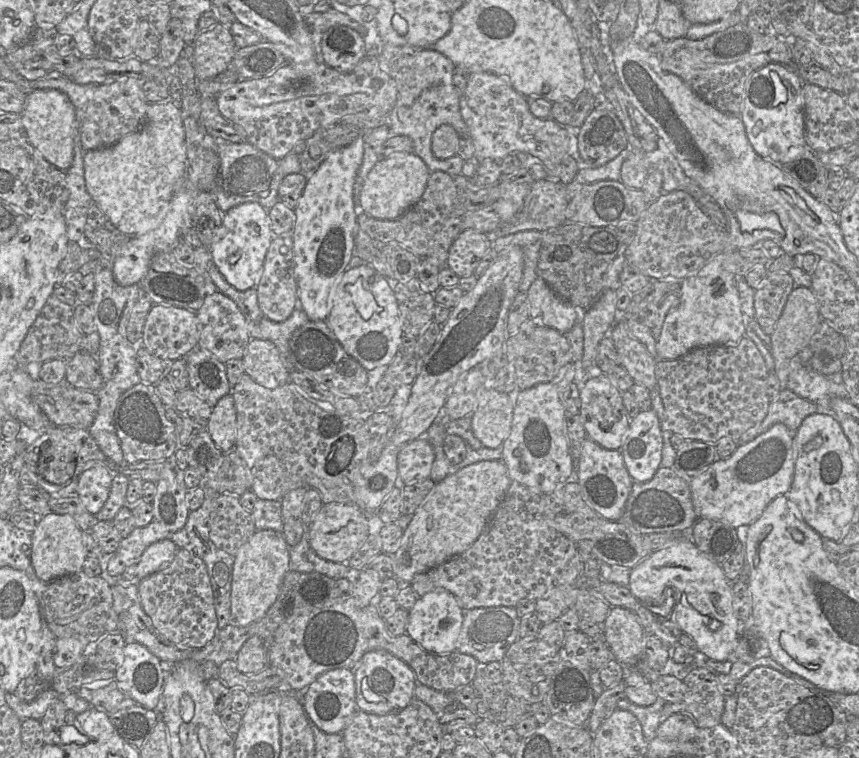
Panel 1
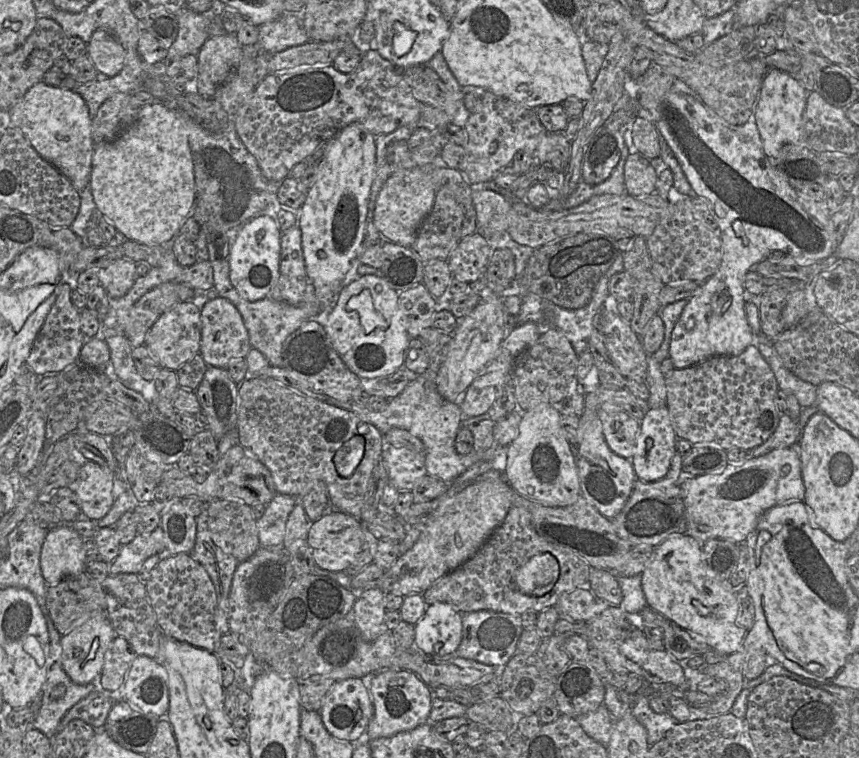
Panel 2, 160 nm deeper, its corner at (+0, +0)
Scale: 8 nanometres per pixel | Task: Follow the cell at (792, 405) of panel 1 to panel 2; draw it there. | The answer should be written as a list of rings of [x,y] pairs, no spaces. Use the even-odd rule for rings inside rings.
[[[816,405],[802,407],[799,418],[793,420],[786,413],[780,415],[779,424],[773,434],[763,444],[746,450],[746,460],[762,456],[774,449],[788,448],[799,441],[802,430],[810,417],[820,412]]]

